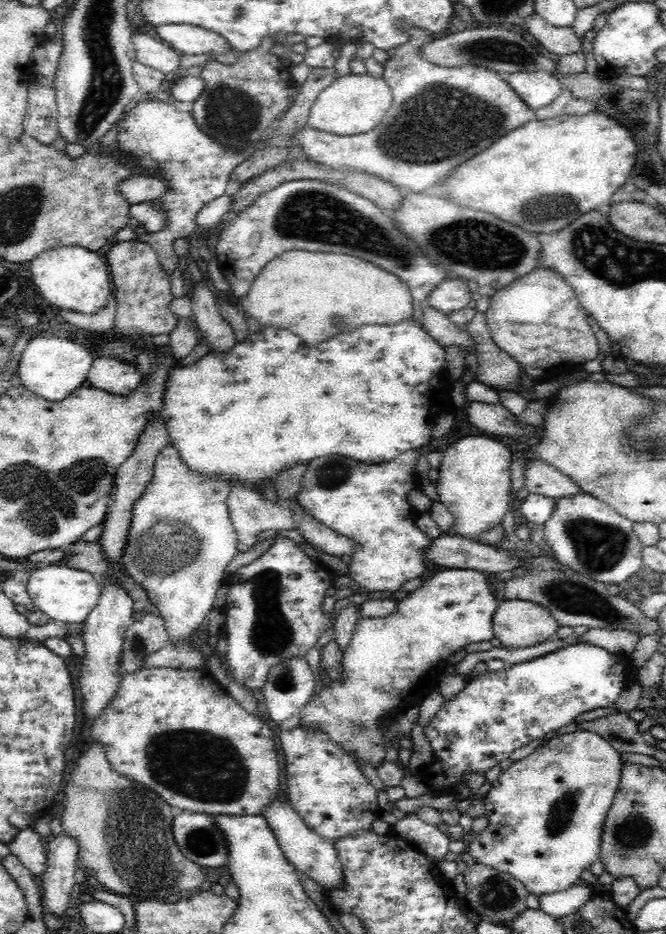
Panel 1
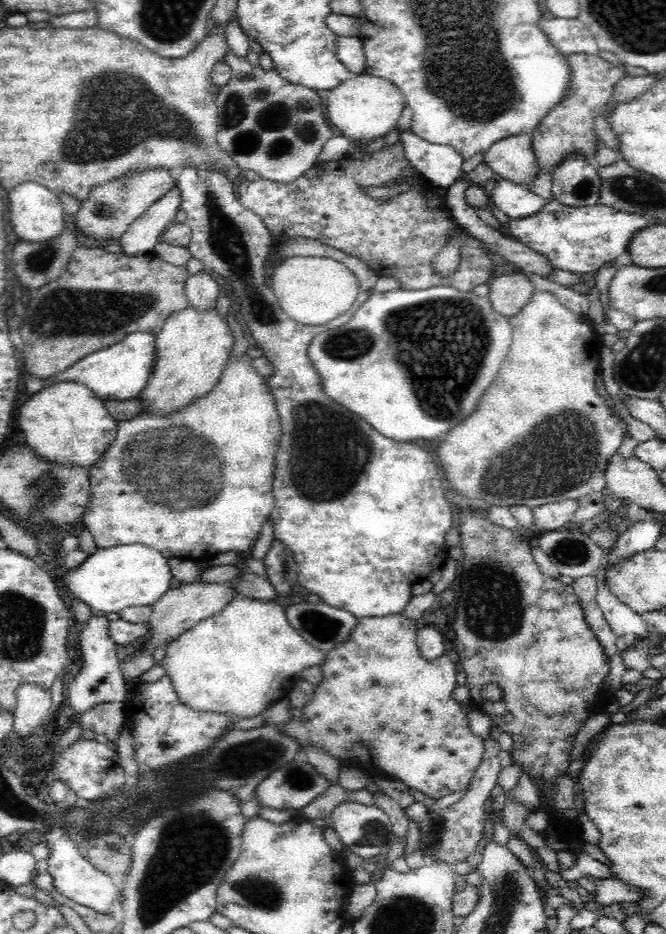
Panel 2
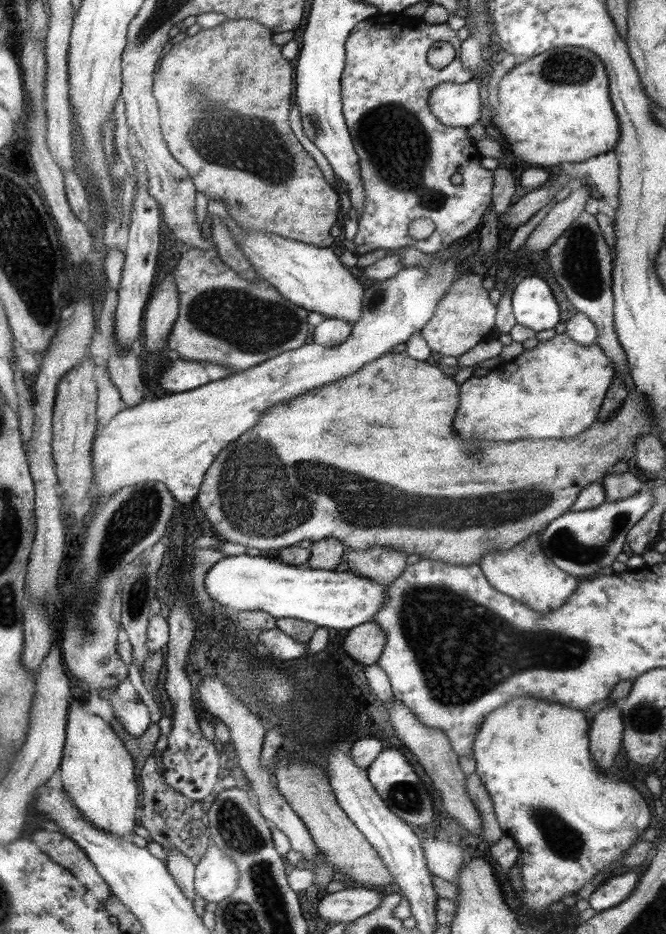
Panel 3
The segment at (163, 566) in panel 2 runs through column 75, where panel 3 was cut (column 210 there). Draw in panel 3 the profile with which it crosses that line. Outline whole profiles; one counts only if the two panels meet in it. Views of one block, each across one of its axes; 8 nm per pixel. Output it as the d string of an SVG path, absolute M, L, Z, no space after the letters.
M258 554L228 556L205 573L207 595L223 608L261 610L276 620L295 618L324 629L347 630L373 621L386 600L387 585L374 584L351 572L314 570L307 566L290 566Z

